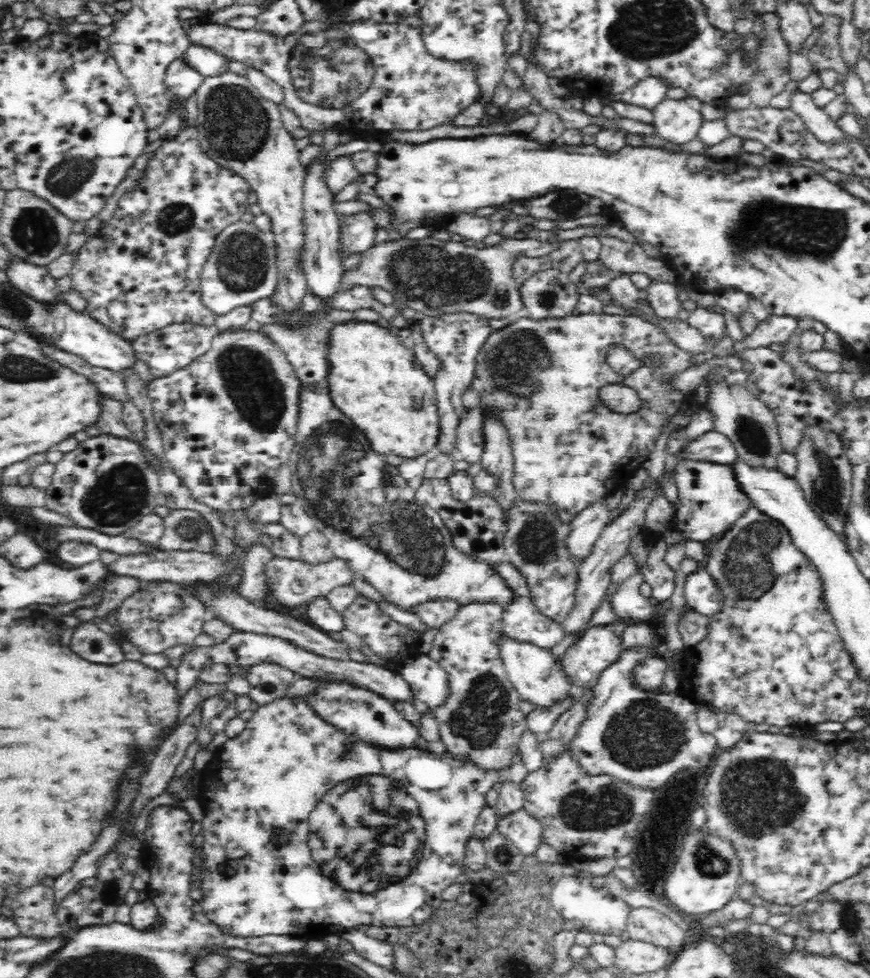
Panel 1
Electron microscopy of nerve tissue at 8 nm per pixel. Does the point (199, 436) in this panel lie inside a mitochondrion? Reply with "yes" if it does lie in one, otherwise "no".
no

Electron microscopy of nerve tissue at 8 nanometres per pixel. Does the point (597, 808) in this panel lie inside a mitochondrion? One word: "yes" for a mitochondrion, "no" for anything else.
yes

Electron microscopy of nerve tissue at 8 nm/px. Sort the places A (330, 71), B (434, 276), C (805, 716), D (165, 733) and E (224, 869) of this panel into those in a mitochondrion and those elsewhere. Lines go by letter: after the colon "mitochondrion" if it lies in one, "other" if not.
A: mitochondrion
B: mitochondrion
C: other
D: other
E: mitochondrion

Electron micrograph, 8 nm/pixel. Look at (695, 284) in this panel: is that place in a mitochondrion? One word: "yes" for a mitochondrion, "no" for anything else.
no

